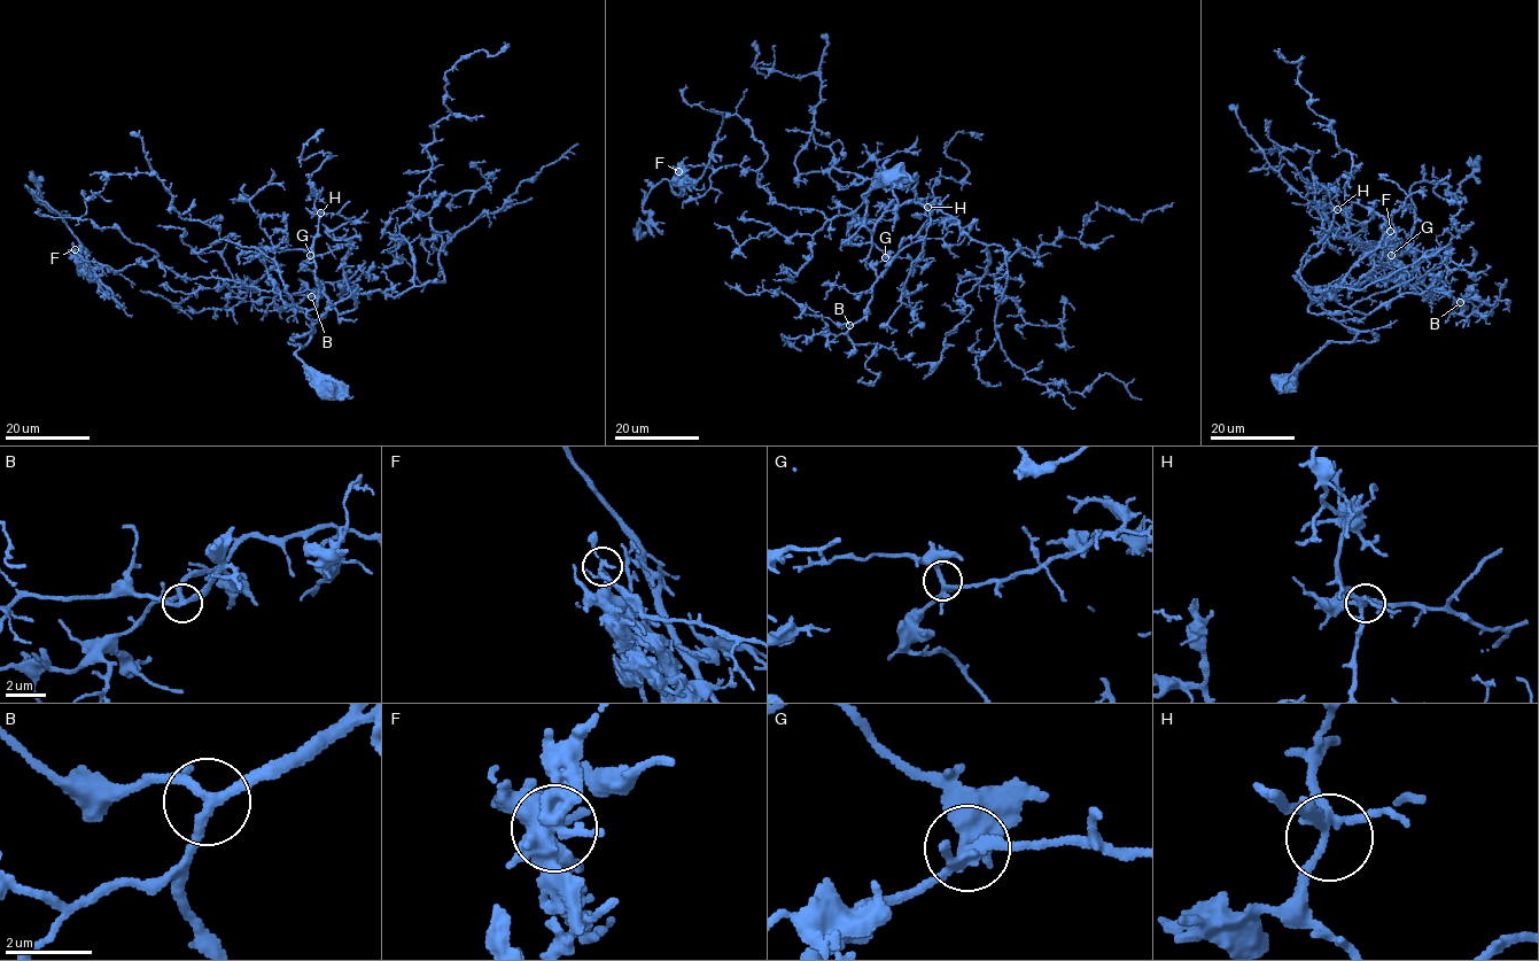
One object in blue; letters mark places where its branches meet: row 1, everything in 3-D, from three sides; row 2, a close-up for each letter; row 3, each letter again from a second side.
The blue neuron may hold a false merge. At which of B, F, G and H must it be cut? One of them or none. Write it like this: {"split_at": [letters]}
{"split_at": ["F"]}

